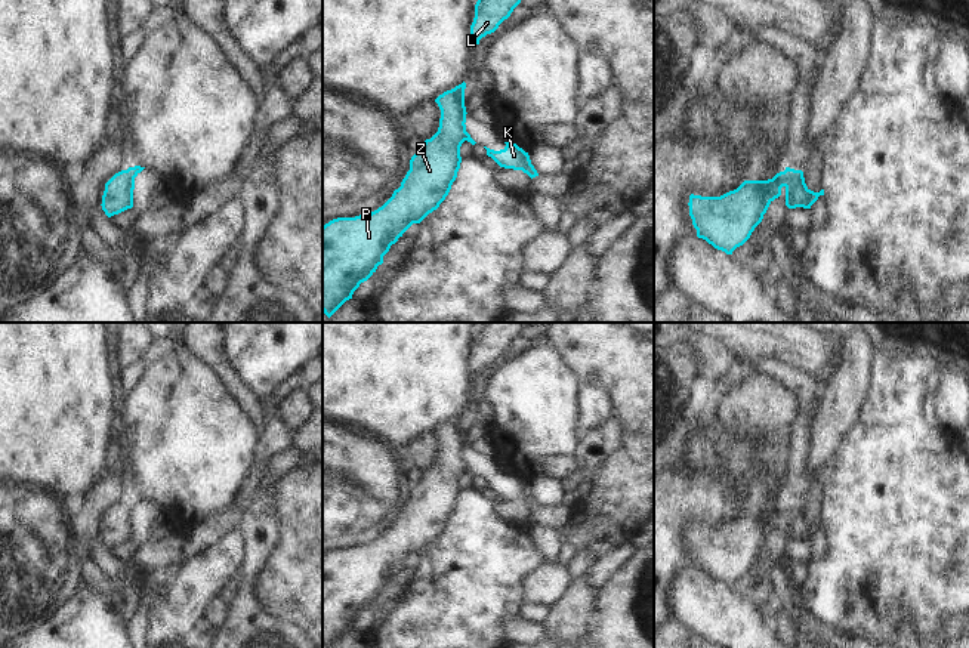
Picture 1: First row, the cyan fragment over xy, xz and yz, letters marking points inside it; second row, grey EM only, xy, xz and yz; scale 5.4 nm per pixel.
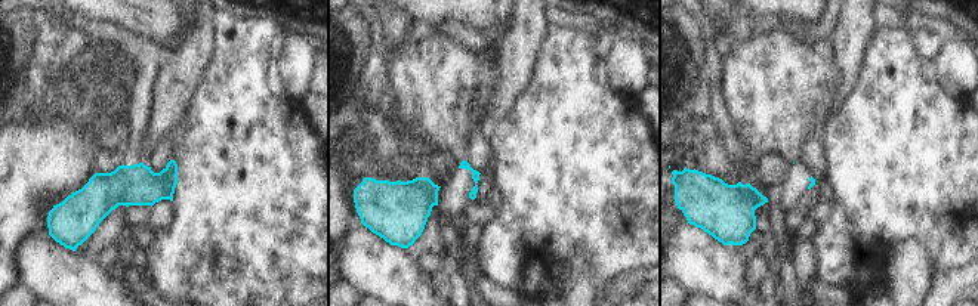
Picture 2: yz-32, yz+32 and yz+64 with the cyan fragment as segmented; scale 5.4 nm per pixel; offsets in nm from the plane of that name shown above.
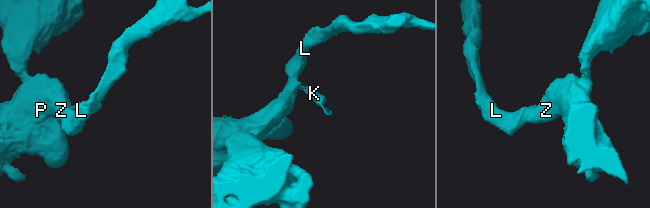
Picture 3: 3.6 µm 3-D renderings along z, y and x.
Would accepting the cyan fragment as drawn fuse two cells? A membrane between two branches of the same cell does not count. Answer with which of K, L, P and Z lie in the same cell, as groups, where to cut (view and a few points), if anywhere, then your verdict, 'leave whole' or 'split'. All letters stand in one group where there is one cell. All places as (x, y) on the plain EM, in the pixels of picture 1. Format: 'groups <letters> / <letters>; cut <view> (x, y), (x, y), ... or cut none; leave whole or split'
groups K / L P Z; cut yz (793, 500), (787, 527); split

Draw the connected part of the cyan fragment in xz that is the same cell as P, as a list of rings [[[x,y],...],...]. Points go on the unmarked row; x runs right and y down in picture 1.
[[[466,414],[439,426],[435,433],[441,441],[438,463],[426,470],[411,488],[410,502],[392,528],[377,541],[355,549],[337,549],[323,558],[323,644],[331,648],[361,614],[367,612],[383,595],[391,577],[413,556],[420,555],[436,541],[448,527],[457,509],[462,488],[460,478],[466,472]]]

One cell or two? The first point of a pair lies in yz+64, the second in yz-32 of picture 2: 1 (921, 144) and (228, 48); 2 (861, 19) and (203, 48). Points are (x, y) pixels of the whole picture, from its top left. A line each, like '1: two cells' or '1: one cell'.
1: one cell
2: one cell

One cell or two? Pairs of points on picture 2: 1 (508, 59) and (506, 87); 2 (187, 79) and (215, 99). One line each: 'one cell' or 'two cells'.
1: one cell
2: two cells

